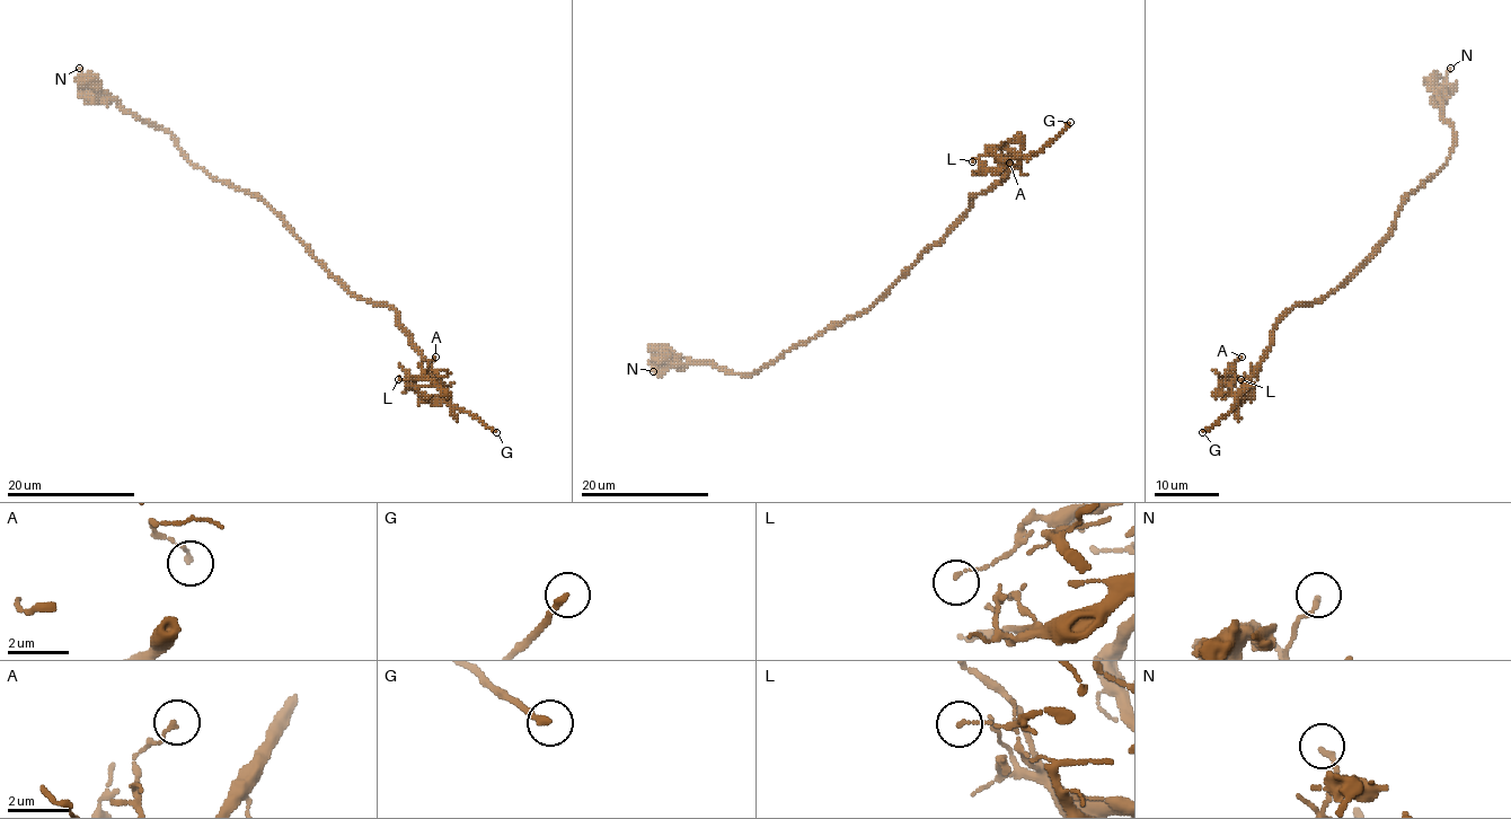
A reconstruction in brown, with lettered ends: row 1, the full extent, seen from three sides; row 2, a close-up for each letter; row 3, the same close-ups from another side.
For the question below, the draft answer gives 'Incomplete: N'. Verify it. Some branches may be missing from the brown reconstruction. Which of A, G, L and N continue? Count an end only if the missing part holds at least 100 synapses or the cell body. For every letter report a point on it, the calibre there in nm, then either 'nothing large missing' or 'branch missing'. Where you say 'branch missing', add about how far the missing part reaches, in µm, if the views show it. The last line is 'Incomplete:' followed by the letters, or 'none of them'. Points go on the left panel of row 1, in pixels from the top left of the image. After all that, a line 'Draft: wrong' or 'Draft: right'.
A: place (435, 357); calibre 140 nm; nothing large missing
G: place (496, 432); calibre 200 nm; branch missing; missing 30 µm
L: place (398, 379); calibre 110 nm; nothing large missing
N: place (79, 68); calibre 160 nm; nothing large missing
Incomplete: G
Draft: wrong

